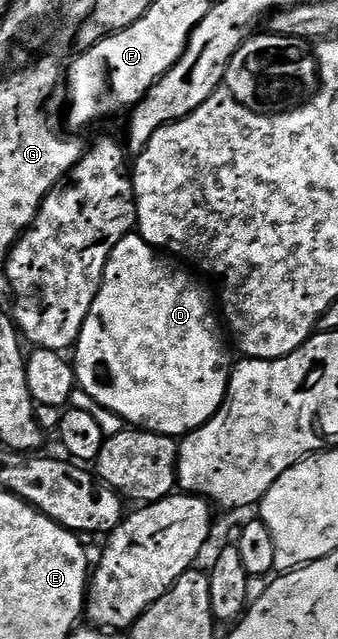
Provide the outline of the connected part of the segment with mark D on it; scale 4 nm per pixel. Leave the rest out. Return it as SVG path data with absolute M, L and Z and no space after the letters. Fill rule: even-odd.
M140 234L123 236L107 260L95 304L87 312L71 361L78 387L103 409L117 413L130 427L180 439L207 424L219 407L225 405L231 361L225 347L227 334L215 309L214 295L205 291L200 277L192 278L176 264L172 257L147 244Z

